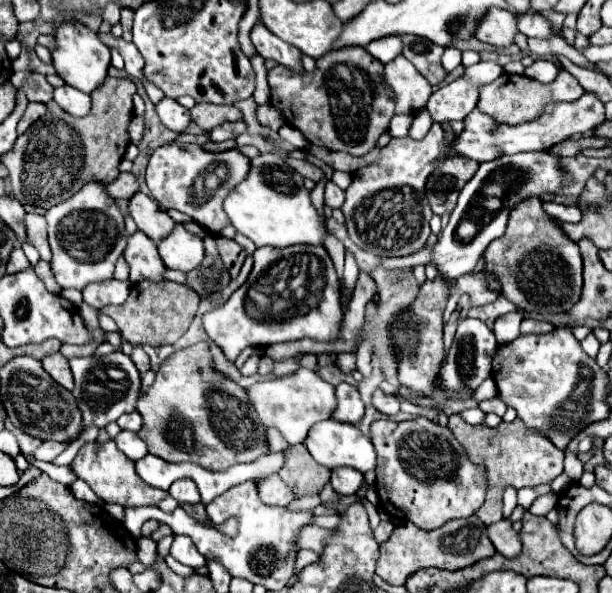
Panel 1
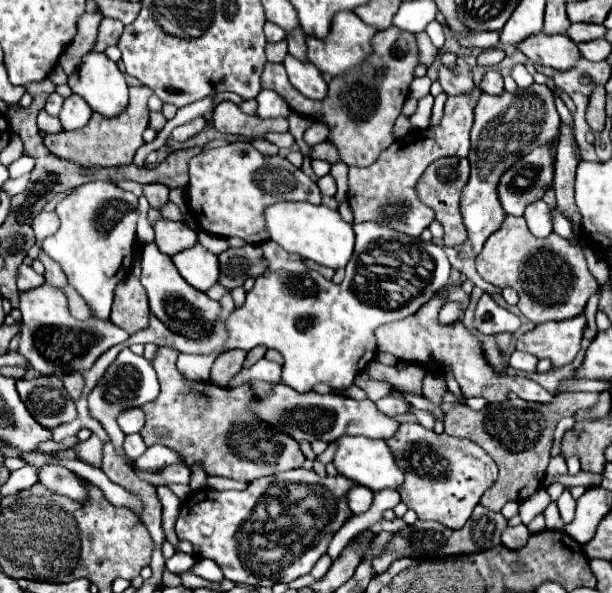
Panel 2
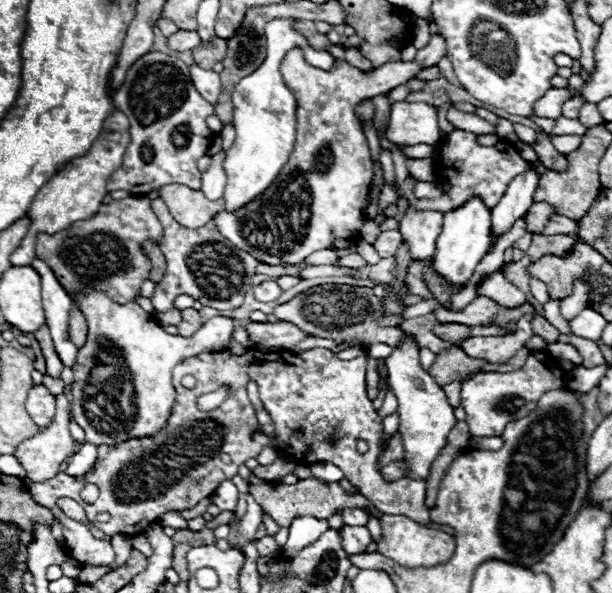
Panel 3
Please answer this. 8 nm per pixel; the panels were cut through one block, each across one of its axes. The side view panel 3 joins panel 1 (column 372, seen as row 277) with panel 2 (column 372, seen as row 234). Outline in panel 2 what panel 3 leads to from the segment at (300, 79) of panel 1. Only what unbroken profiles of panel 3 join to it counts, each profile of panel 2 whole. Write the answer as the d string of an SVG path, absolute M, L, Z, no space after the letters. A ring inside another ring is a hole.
M396 26L380 30L372 38L372 54L364 58L360 66L348 70L348 74L334 76L328 96L324 100L308 100L288 80L282 64L266 64L262 74L262 88L278 92L294 112L322 122L330 128L328 142L332 142L340 154L340 160L348 166L370 166L392 142L394 122L400 116L402 104L410 94L412 72L418 66L416 38Z

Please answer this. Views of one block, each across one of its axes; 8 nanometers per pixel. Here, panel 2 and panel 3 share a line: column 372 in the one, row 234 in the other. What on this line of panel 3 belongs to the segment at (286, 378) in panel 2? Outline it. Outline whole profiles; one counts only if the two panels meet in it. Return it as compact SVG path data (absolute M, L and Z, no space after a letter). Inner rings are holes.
M434 34L430 44L422 48L412 62L398 60L398 62L390 62L386 66L374 68L372 72L362 72L350 66L346 60L334 60L332 70L320 70L320 68L308 66L302 54L298 54L298 48L288 52L288 56L282 62L282 76L286 76L286 84L290 84L290 88L298 92L298 140L294 144L294 152L290 154L286 168L282 168L274 184L270 184L266 192L262 192L252 202L248 202L246 206L234 212L222 210L214 216L214 222L222 232L222 236L226 236L232 244L242 248L244 252L250 252L250 256L254 256L258 262L264 262L270 266L298 264L306 260L312 252L328 248L334 238L346 238L346 240L360 238L360 228L364 226L362 202L370 192L372 160L370 160L366 136L354 116L354 104L358 104L358 100L362 98L390 92L392 88L406 84L410 78L416 78L420 70L430 68L440 58L444 58L444 52L446 52L446 42L438 34Z

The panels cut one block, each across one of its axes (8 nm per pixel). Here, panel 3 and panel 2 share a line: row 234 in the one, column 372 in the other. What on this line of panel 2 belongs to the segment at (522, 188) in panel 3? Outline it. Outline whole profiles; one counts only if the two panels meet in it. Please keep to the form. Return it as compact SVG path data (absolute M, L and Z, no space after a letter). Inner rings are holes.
M352 486L352 490L348 492L348 506L354 514L360 514L360 512L366 512L372 504L372 498L374 498L374 492L364 488L364 486Z

